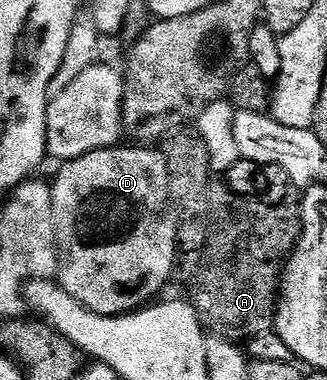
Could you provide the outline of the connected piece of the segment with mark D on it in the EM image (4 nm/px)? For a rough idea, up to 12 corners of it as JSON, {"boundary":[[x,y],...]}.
{"boundary":[[101,148],[50,184],[57,283],[149,305],[180,254],[164,152]]}

